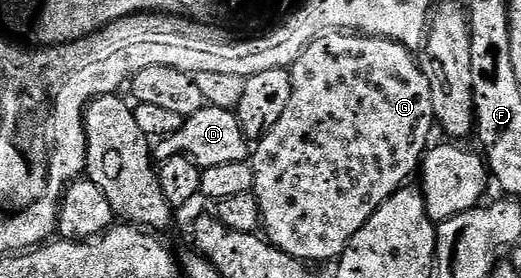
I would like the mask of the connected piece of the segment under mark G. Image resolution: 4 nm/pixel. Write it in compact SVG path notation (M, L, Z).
M329 31L329 32L324 32L324 33L322 33L322 34L321 34L321 35L320 35L320 36L317 36L317 37L315 37L315 38L314 38L314 40L313 40L313 41L311 41L311 43L309 43L309 44L308 44L308 45L307 45L307 46L306 46L306 48L305 48L305 49L303 49L303 51L302 51L302 53L301 53L301 54L299 54L299 58L298 58L298 60L297 60L297 61L296 61L296 62L295 62L295 63L293 63L293 64L292 64L292 67L291 67L291 71L290 71L290 78L291 78L291 98L290 98L290 99L288 99L288 103L287 103L287 108L286 108L286 109L285 109L285 110L284 110L284 111L283 111L283 116L282 116L282 117L281 117L281 118L279 118L279 122L276 122L276 123L275 123L275 124L274 124L274 126L273 126L273 128L272 128L272 129L270 129L270 131L269 131L269 132L268 132L268 133L266 133L266 134L265 134L265 135L264 135L264 136L262 136L262 137L261 137L261 138L260 138L260 139L258 139L258 140L257 140L257 141L256 141L256 144L255 144L255 151L254 151L254 152L253 152L253 153L252 153L252 156L251 156L251 163L252 163L252 165L253 165L253 173L254 173L254 174L255 174L255 182L254 182L254 183L253 183L253 191L252 191L252 193L253 193L253 195L254 195L254 196L256 196L256 197L257 197L257 205L258 205L258 206L259 206L259 210L260 210L260 211L261 211L261 224L262 224L262 225L263 225L263 232L264 232L264 235L265 235L265 236L266 236L266 237L267 237L267 239L268 239L268 241L269 241L269 243L270 243L270 244L274 244L274 245L275 245L275 246L276 246L276 248L278 248L278 249L279 249L279 250L283 250L283 254L291 254L291 258L295 258L295 259L296 259L296 260L299 260L299 261L302 261L302 262L314 262L314 261L313 261L313 260L330 260L330 262L333 262L333 261L336 261L336 260L337 260L337 259L338 259L338 258L339 258L339 257L341 257L341 255L342 255L342 254L343 254L343 253L344 253L344 252L345 252L345 247L347 247L347 245L349 245L349 243L350 243L350 242L351 242L351 238L355 238L355 234L359 234L359 230L363 230L363 226L364 226L364 225L365 225L365 223L367 223L367 222L368 222L368 221L369 221L369 219L370 219L370 218L371 218L371 214L375 214L375 210L379 210L379 206L383 206L383 202L387 202L387 198L391 198L391 194L395 194L395 193L396 193L396 192L397 192L397 191L398 191L398 190L400 190L400 188L402 188L402 186L403 186L403 185L404 185L404 184L405 184L405 183L406 183L406 181L408 181L408 180L405 180L405 179L407 179L407 178L408 178L408 176L409 176L409 175L411 175L411 174L412 174L412 172L413 172L413 175L414 175L414 173L416 173L416 172L417 172L417 171L418 171L418 169L420 169L420 167L421 167L421 161L422 161L422 159L423 159L423 157L424 157L424 155L425 155L425 153L426 153L426 151L427 151L427 149L428 149L428 148L429 148L429 147L430 147L430 144L431 144L431 139L430 139L430 140L429 140L429 135L431 135L431 134L432 134L432 132L433 132L433 128L434 128L434 132L435 132L435 121L434 121L434 118L433 118L433 107L432 107L432 106L431 106L431 85L429 85L429 84L428 84L428 82L427 82L427 78L423 78L423 70L422 70L422 69L421 69L421 65L420 65L420 63L419 63L419 60L418 60L418 57L417 57L417 56L416 56L416 55L414 55L414 53L413 53L413 52L412 52L412 51L410 51L410 49L408 49L408 48L404 48L404 47L403 47L403 45L402 45L402 44L401 44L401 43L400 43L400 42L398 42L398 41L397 41L397 40L386 40L386 39L385 39L385 37L384 37L384 36L367 36L367 35L362 35L362 34L354 34L354 33L353 33L353 32L352 32L352 31Z

